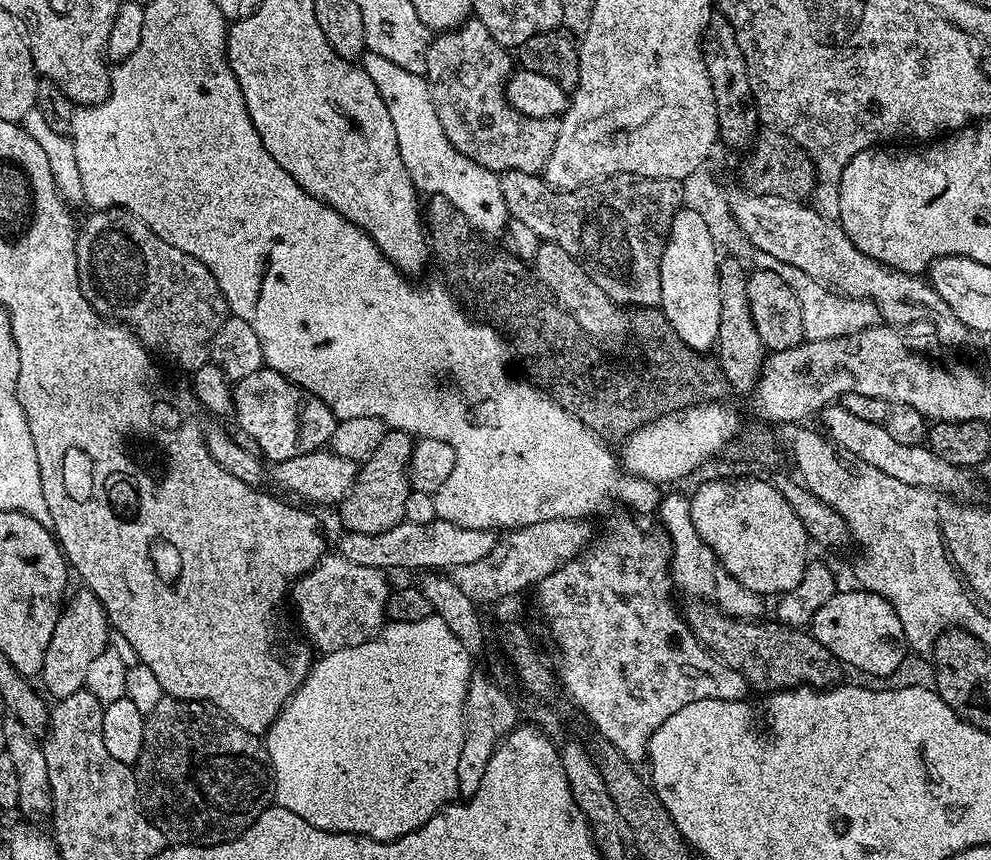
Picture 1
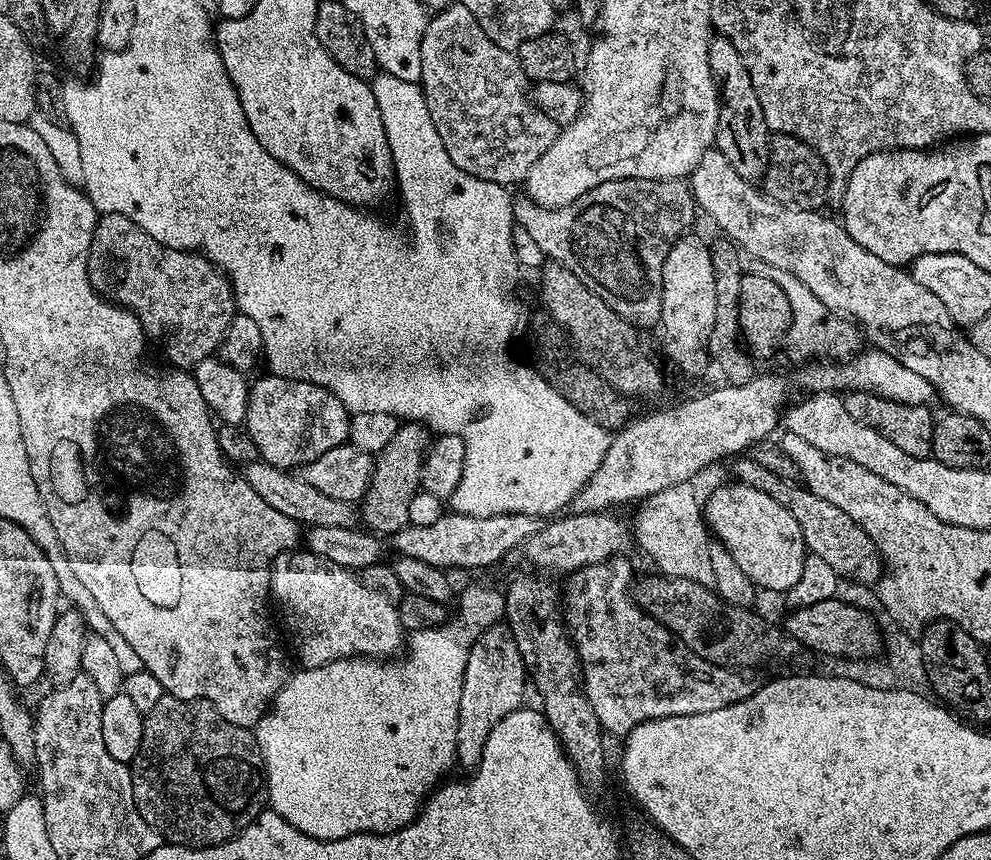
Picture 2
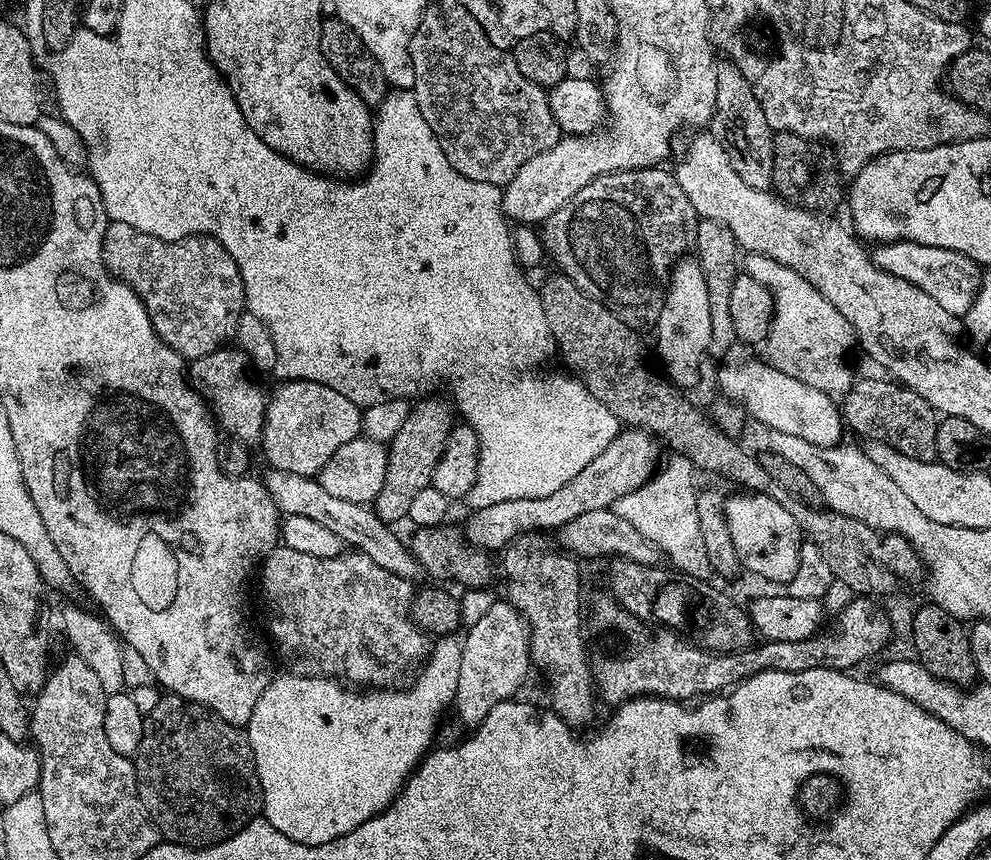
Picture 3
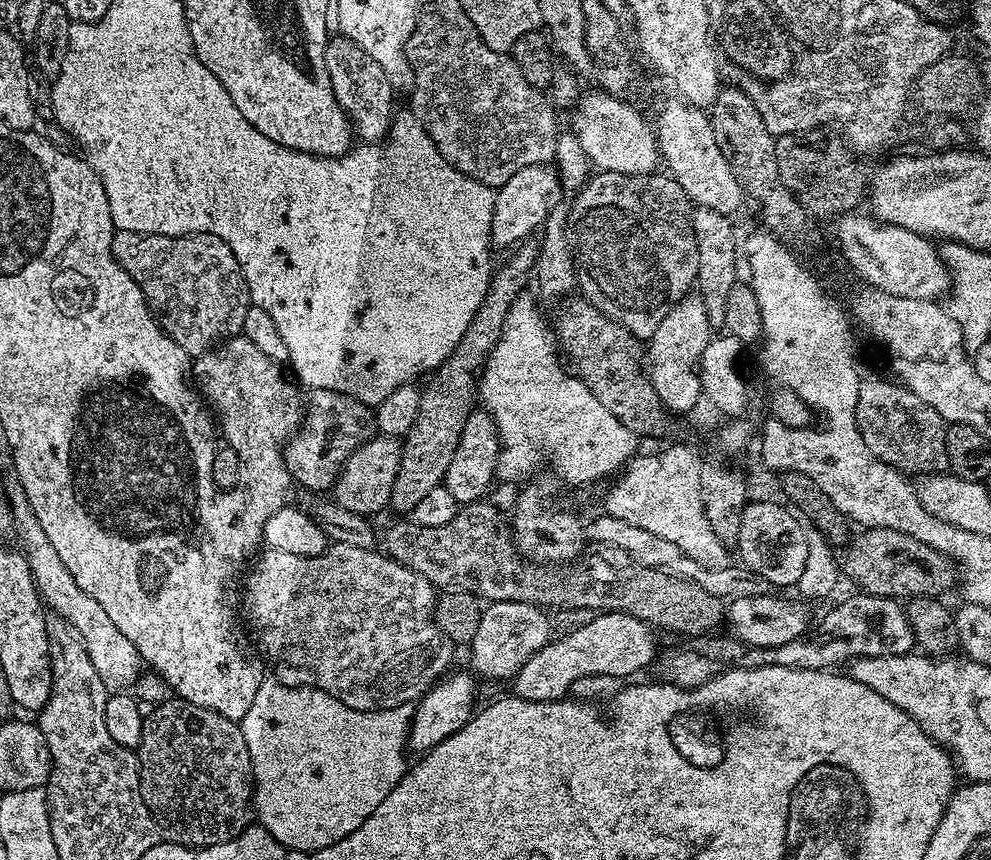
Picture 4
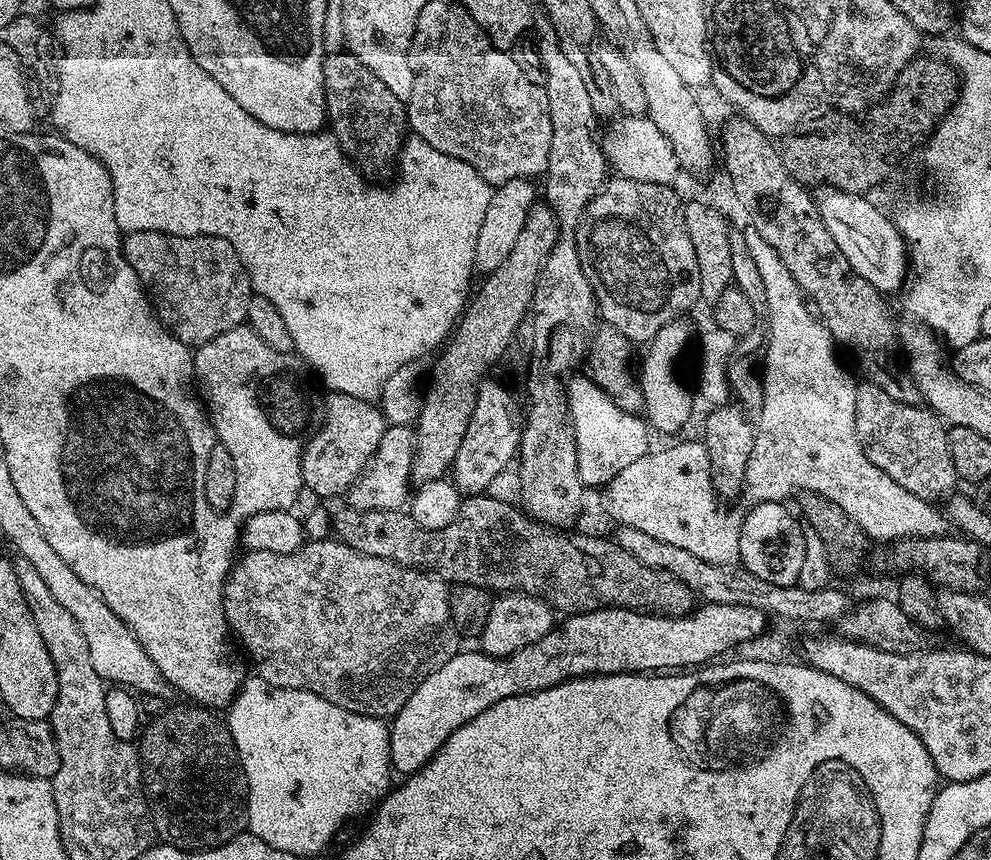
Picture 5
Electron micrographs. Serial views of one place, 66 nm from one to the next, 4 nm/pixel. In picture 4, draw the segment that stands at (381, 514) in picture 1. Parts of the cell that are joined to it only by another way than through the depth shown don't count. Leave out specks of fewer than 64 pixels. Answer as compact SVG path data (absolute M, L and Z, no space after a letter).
M521 243L513 252L516 253L501 268L499 265L495 269L492 285L488 287L486 298L476 311L476 316L470 322L466 334L462 334L462 338L458 342L458 346L454 346L450 358L446 358L446 362L439 364L435 372L431 373L429 380L432 381L429 382L428 389L425 387L421 391L418 418L414 418L414 426L410 426L410 430L402 438L398 478L394 478L394 490L390 492L388 499L391 511L400 512L396 514L411 514L419 499L429 490L443 485L446 470L450 470L450 458L454 458L454 450L458 450L458 438L462 438L462 426L466 426L466 418L470 418L470 414L474 411L474 401L478 396L478 377L487 365L488 353L492 352L496 343L500 341L500 331L504 329L510 306L515 302L517 296L525 291L524 283L527 280L529 283L530 273L536 266L538 248L535 243Z

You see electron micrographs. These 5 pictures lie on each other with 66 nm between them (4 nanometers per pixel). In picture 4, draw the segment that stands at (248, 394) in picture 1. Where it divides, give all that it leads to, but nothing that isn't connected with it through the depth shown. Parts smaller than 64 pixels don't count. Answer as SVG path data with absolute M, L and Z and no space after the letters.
M315 389L307 397L304 419L284 445L285 468L291 479L312 492L324 492L335 485L340 467L374 435L374 412L369 405L334 390Z

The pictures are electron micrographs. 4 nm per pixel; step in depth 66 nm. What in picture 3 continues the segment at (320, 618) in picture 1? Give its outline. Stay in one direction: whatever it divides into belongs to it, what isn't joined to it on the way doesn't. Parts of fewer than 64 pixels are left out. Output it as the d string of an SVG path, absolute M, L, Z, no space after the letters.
M277 546L271 554L264 557L259 576L260 596L264 599L265 610L268 611L268 632L272 635L272 640L276 643L276 648L280 651L285 666L288 667L285 669L293 676L331 676L343 678L349 685L368 684L364 686L371 686L376 690L400 690L419 673L424 661L428 658L429 637L418 627L414 619L413 581L400 578L398 574L390 574L390 570L382 570L378 562L374 562L363 552L352 550L338 558L314 558L314 554L298 554L298 550Z

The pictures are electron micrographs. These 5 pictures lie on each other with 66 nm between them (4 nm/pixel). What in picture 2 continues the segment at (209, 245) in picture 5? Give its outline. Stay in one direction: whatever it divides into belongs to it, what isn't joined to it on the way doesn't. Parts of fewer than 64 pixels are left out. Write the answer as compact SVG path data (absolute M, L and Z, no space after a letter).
M104 214L97 219L88 255L88 277L94 290L104 299L135 314L145 337L164 351L163 359L169 365L177 368L195 369L198 362L213 355L230 322L238 315L232 284L207 256L192 250L162 246L122 214Z

